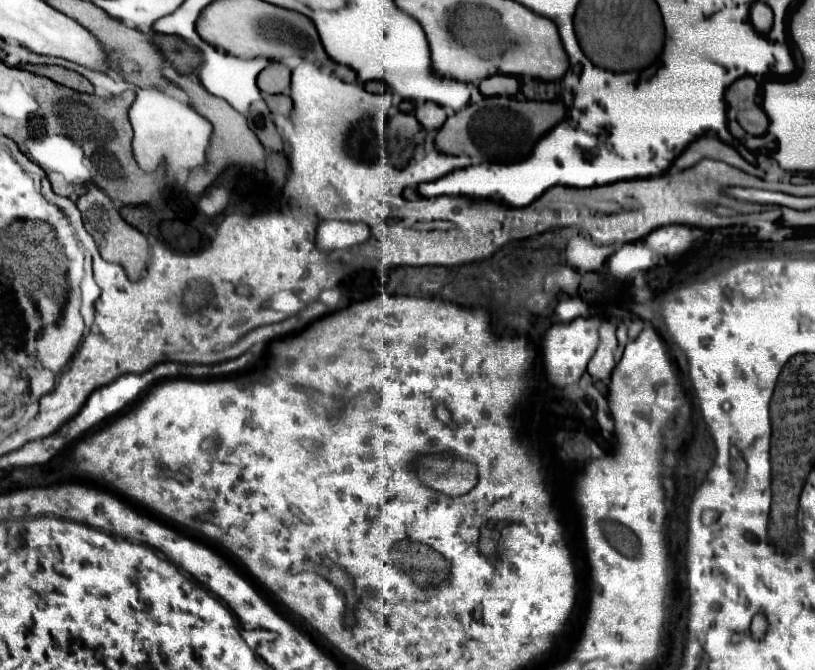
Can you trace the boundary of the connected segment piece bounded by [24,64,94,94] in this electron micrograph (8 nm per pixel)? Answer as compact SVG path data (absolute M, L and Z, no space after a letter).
M26 64L24 70L28 72L34 72L34 74L40 74L40 76L46 76L62 86L68 86L72 90L78 90L78 92L86 92L86 94L94 94L94 88L92 84L80 76L78 72L72 72L72 70L66 70L62 66L34 66L34 64Z

